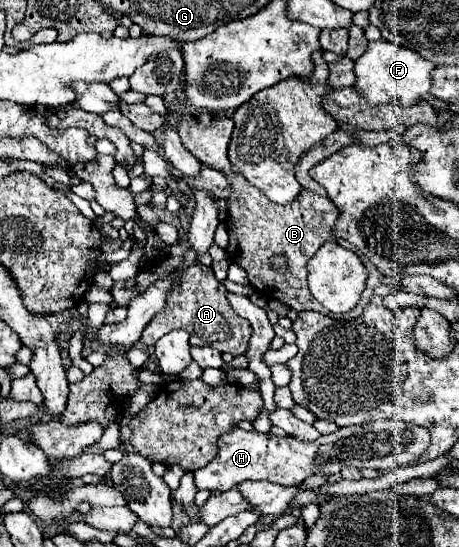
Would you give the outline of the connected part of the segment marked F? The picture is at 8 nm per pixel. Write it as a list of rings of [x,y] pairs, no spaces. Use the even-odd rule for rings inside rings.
[[[379,39],[375,43],[369,43],[367,51],[355,61],[355,89],[361,93],[361,97],[369,99],[369,103],[383,105],[383,103],[393,103],[393,105],[413,105],[421,101],[419,97],[423,93],[429,93],[433,81],[431,81],[431,71],[435,65],[415,51],[389,43],[385,39]]]

